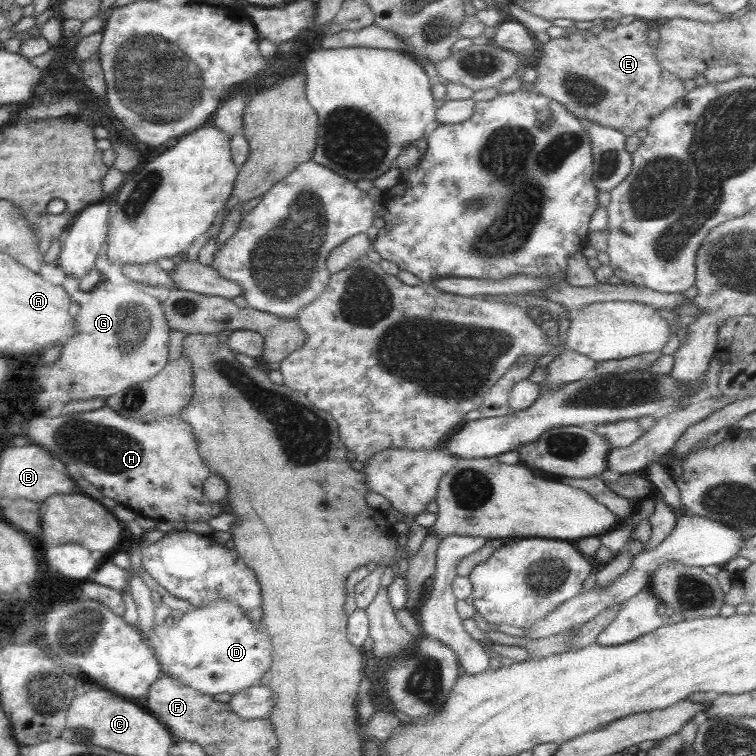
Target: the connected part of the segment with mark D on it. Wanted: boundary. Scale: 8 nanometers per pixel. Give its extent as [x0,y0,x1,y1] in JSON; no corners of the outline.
[145,600,271,696]

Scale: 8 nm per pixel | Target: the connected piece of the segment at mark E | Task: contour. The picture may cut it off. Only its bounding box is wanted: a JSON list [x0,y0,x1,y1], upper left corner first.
[527,19,687,135]

